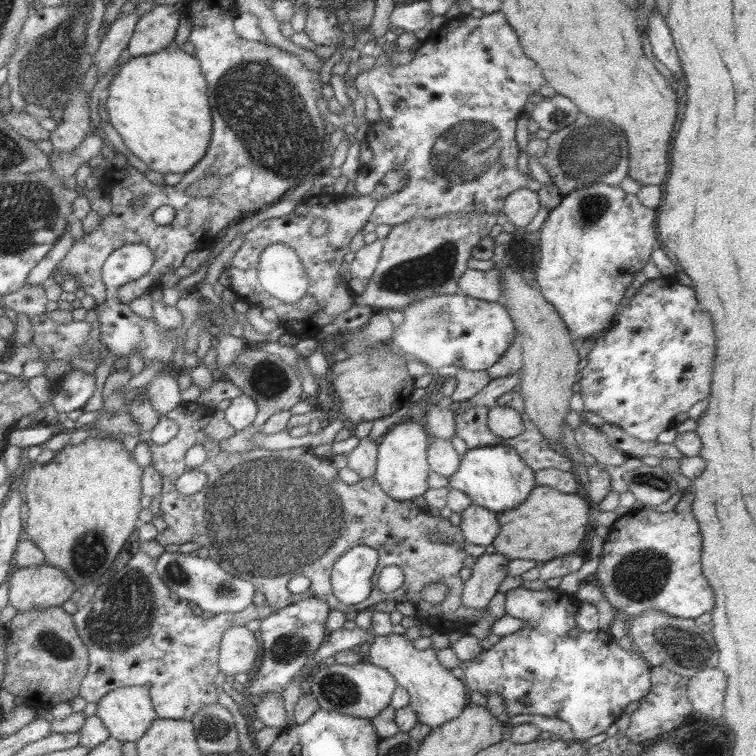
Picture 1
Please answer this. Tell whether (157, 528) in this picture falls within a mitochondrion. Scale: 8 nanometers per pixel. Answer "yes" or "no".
no

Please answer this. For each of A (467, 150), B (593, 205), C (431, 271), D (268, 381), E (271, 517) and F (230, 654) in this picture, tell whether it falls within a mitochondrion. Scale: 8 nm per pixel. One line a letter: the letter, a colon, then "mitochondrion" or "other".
A: mitochondrion
B: mitochondrion
C: mitochondrion
D: mitochondrion
E: mitochondrion
F: other

